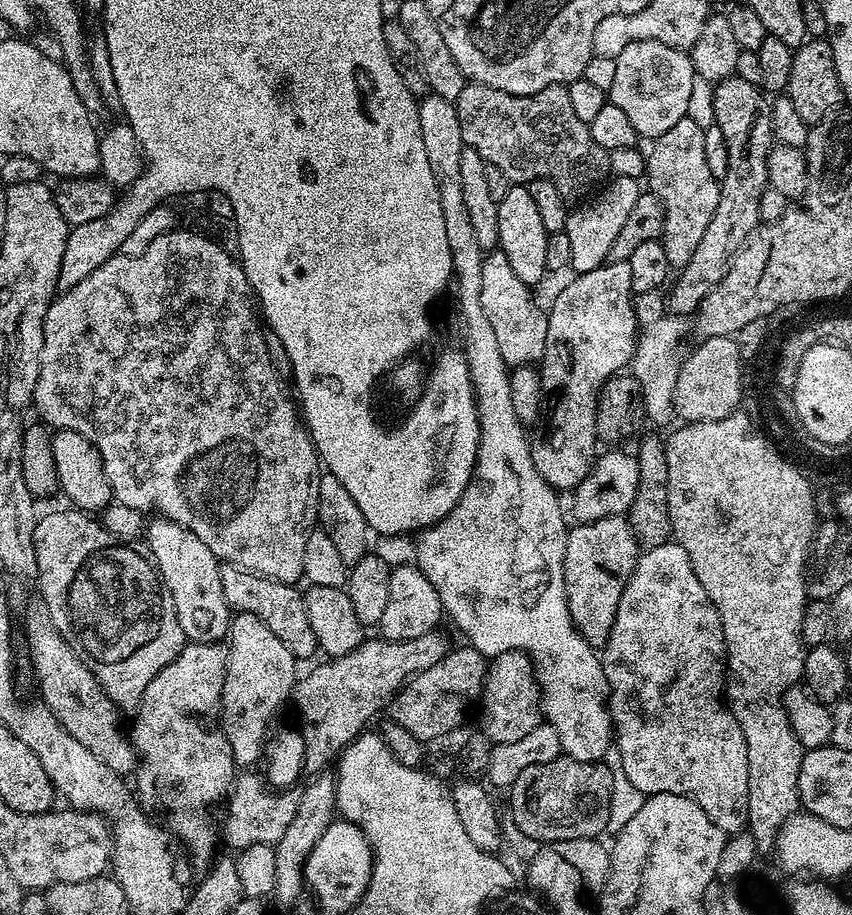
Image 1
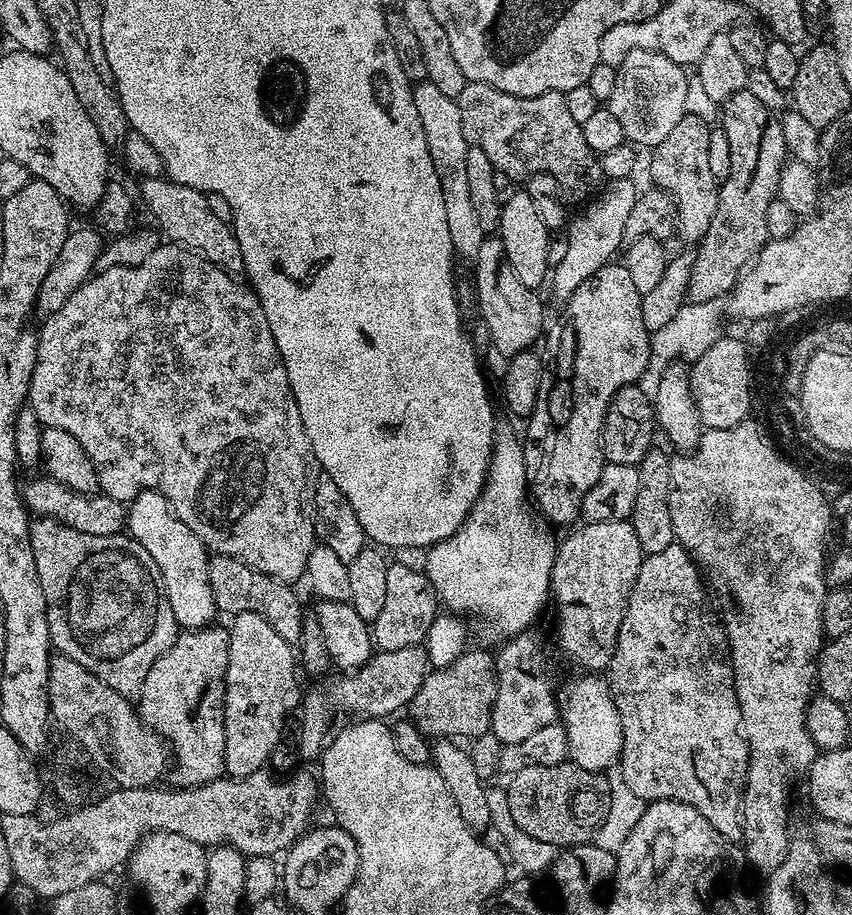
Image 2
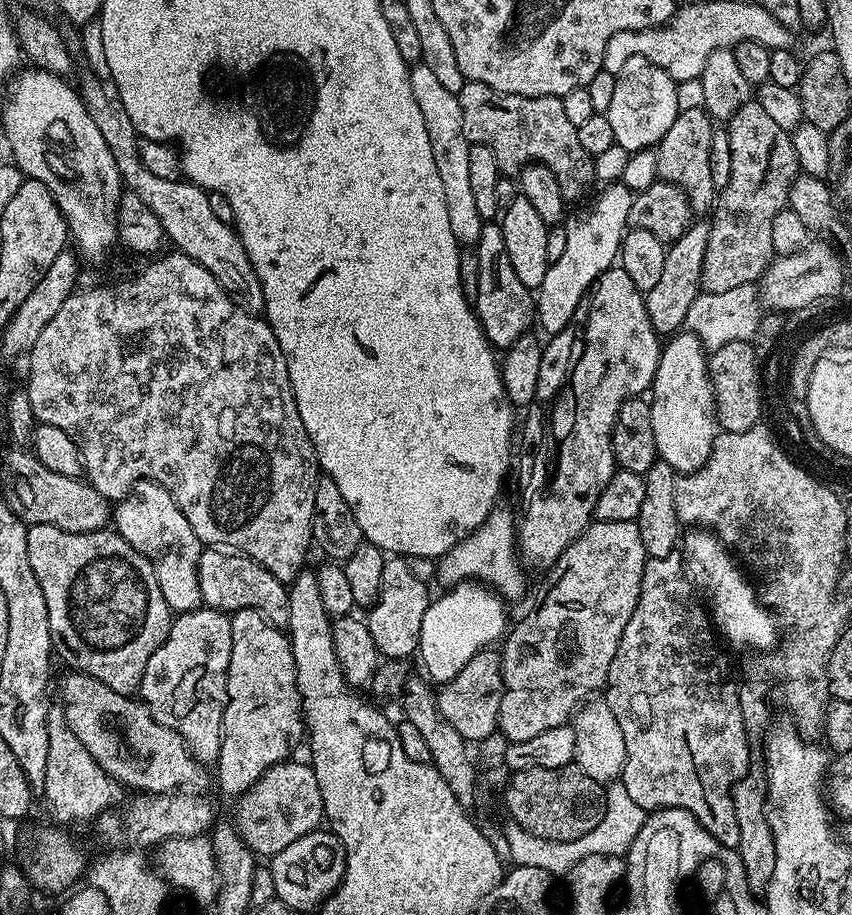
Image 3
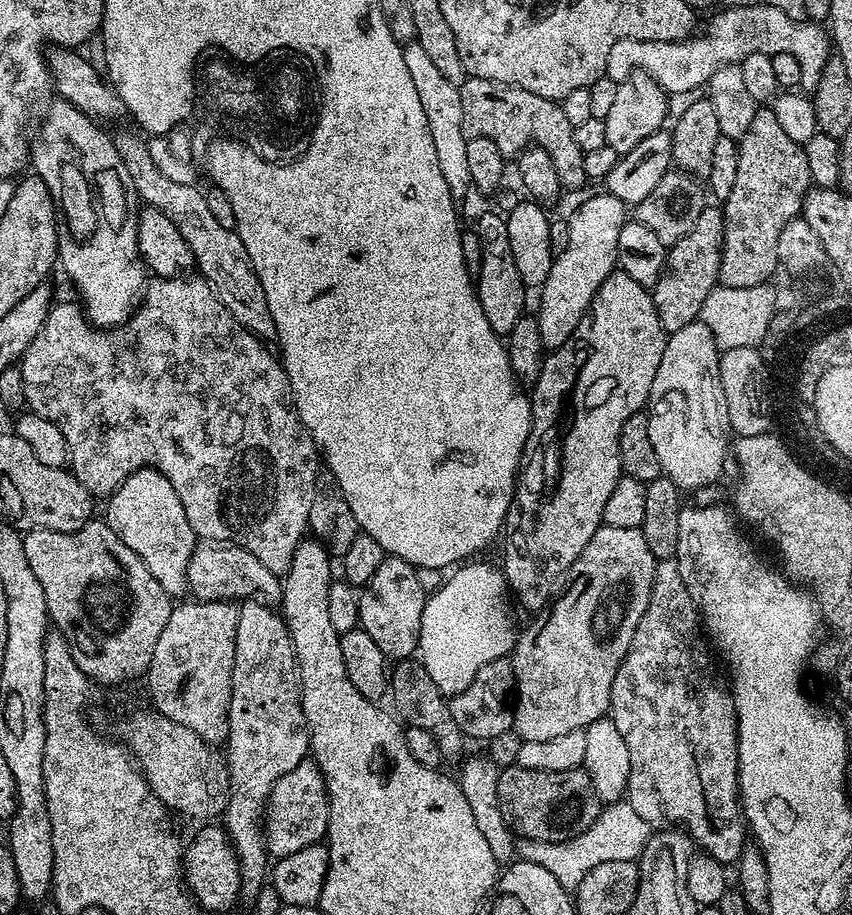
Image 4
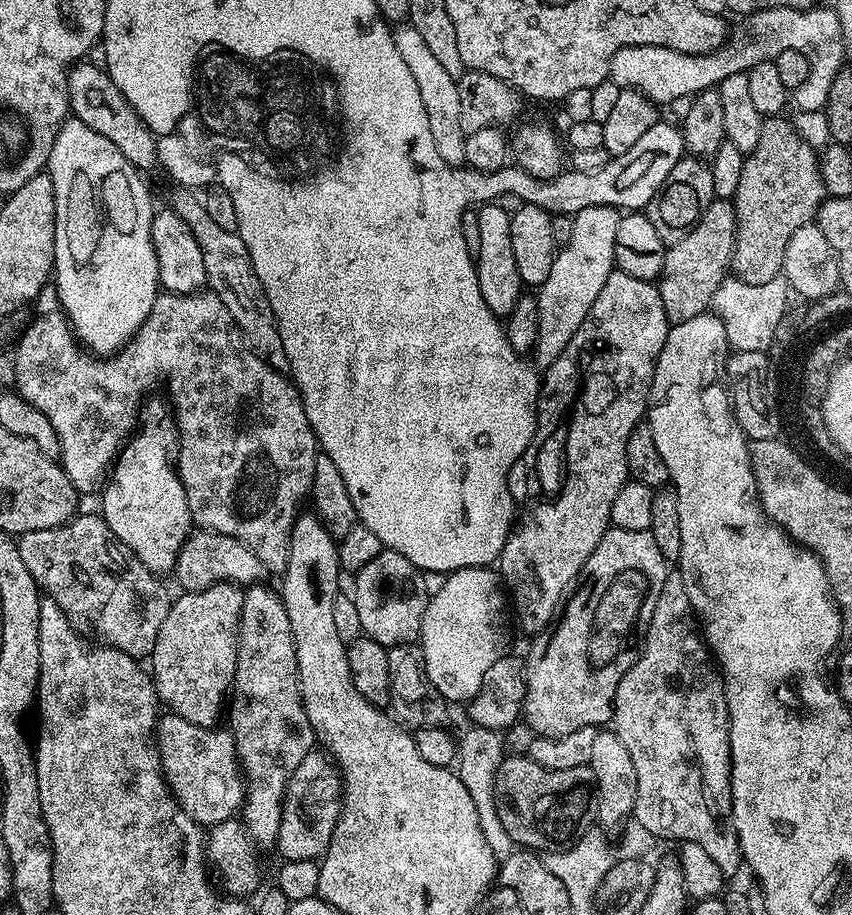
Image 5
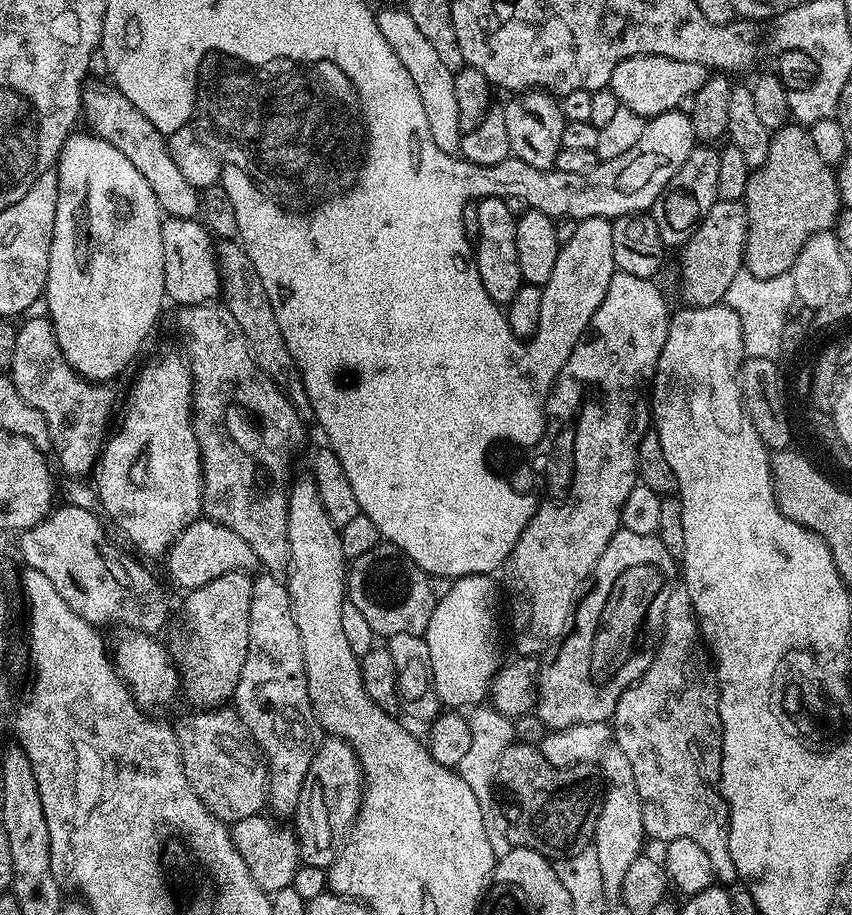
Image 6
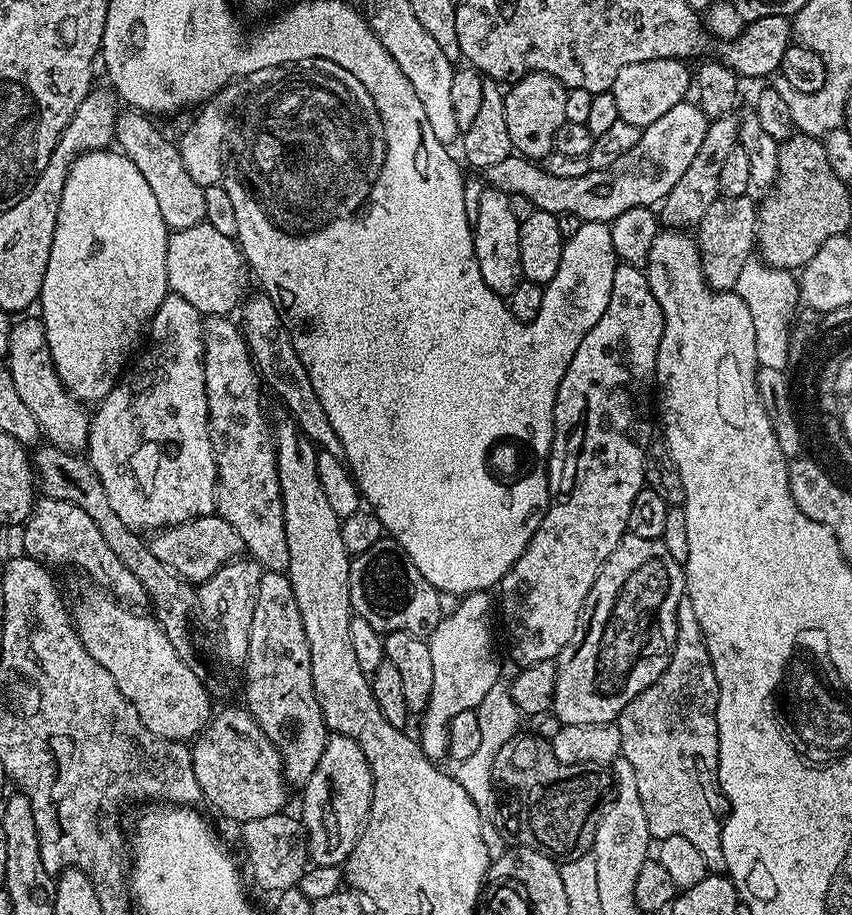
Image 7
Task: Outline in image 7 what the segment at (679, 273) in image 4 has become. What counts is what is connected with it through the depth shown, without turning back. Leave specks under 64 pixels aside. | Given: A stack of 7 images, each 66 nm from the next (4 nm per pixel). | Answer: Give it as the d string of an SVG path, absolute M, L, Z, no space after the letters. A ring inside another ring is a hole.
M720 195L706 210L706 218L694 229L696 248L700 251L700 265L704 281L718 292L735 289L738 274L748 259L754 256L756 248L756 222L758 204L751 195L730 198Z

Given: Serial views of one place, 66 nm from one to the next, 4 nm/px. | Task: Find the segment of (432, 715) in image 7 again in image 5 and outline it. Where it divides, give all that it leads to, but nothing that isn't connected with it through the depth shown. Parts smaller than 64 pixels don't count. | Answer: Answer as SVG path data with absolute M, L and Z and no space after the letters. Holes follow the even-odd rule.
M491 567L463 568L447 575L443 589L434 597L428 597L418 643L426 658L426 674L430 674L430 682L434 682L438 694L442 694L449 702L455 700L470 702L478 694L478 690L482 690L482 678L486 678L486 670L490 670L494 662L498 662L506 655L504 648L506 592L502 587L501 577Z

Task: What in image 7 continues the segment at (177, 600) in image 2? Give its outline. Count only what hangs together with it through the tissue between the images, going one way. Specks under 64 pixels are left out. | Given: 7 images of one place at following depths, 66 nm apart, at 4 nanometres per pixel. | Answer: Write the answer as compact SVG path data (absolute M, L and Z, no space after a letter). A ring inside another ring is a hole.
M171 294L167 296L167 298L165 298L165 300L162 302L162 306L158 306L158 310L154 315L152 315L152 319L147 325L146 340L148 336L148 345L145 346L144 353L142 353L141 356L137 358L136 365L134 365L134 360L134 363L131 365L131 367L129 367L127 371L121 375L120 379L116 381L116 385L114 385L110 390L110 394L106 394L106 398L99 401L99 403L95 405L94 411L90 416L86 460L88 464L91 465L93 471L96 472L98 478L101 480L102 487L104 490L106 490L106 496L110 500L111 509L114 510L115 514L118 514L119 518L122 518L122 522L124 522L128 528L139 534L152 534L161 528L173 528L176 524L185 524L191 520L198 519L199 516L211 516L216 511L216 459L214 458L212 443L209 440L208 434L208 407L206 406L206 382L204 381L204 321L205 317L201 316L198 310L194 310L194 306L190 306L190 302L186 302L184 298L178 298L177 296L173 296Z

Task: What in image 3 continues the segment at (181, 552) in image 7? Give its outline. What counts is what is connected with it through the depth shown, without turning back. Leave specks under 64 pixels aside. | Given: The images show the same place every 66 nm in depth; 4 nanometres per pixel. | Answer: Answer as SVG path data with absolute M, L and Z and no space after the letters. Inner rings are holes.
M208 546L198 558L198 590L203 607L216 608L219 612L233 613L238 610L258 610L275 628L287 629L290 618L288 588L274 578L270 570L263 568L242 552Z

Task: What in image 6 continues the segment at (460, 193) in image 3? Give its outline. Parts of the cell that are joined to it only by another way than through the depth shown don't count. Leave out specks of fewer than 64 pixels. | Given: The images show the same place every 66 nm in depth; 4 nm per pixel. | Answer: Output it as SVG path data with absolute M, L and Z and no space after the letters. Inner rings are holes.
M403 7L379 9L376 12L378 30L382 30L382 38L390 42L390 50L398 54L402 66L406 66L406 74L418 86L418 98L422 98L422 107L426 109L426 123L430 125L430 138L438 145L438 150L446 150L453 154L460 150L460 123L458 122L458 101L454 94L454 74L446 70L446 65L440 61L440 57L434 46L418 30L414 18L404 11Z

